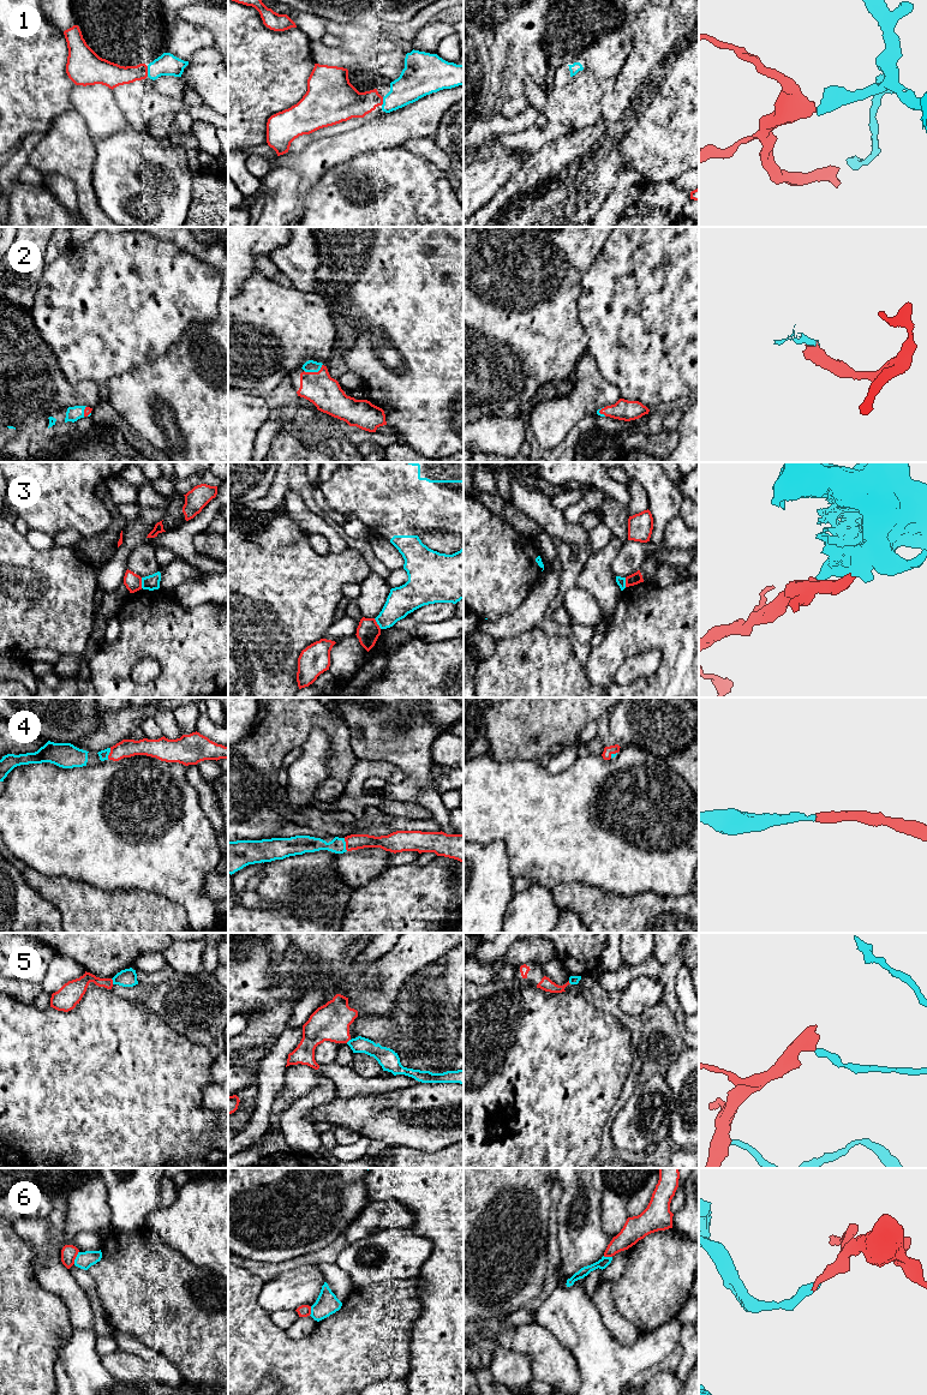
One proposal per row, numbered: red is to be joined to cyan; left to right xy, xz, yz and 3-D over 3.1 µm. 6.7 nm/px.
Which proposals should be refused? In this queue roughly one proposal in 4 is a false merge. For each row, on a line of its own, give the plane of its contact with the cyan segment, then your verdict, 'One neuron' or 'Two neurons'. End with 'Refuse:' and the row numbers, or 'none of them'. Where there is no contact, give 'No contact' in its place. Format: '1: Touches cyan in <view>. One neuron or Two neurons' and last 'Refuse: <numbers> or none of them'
1: Touches cyan in xy. One neuron
2: Touches cyan in xz. One neuron
3: Touches cyan in xy. Two neurons
4: Touches cyan in xz. One neuron
5: Touches cyan in xy. Two neurons
6: Touches cyan in xy. Two neurons
Refuse: 3, 5, 6

